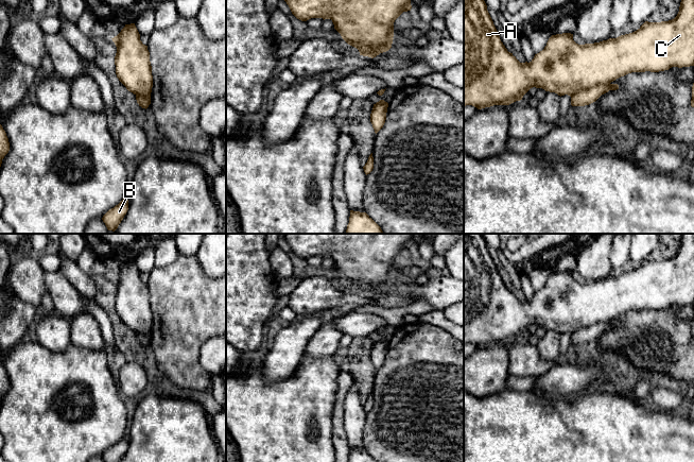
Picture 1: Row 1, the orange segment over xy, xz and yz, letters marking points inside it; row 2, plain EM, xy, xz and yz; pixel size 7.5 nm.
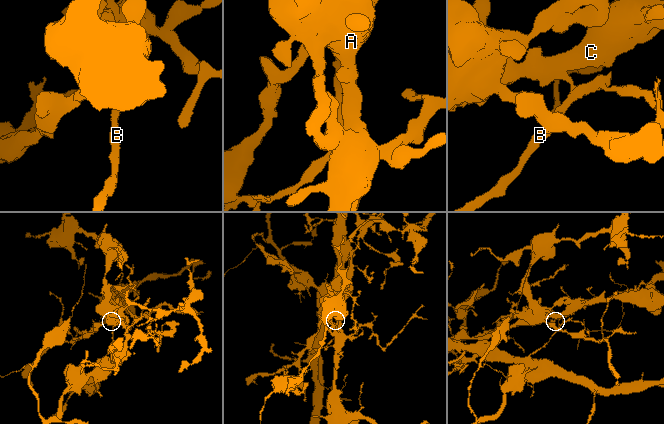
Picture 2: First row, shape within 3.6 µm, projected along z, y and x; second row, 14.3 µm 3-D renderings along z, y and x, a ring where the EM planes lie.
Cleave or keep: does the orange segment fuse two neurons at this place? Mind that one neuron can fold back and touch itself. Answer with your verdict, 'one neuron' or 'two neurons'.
two neurons

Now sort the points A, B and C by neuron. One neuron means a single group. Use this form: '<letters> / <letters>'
A C / B

